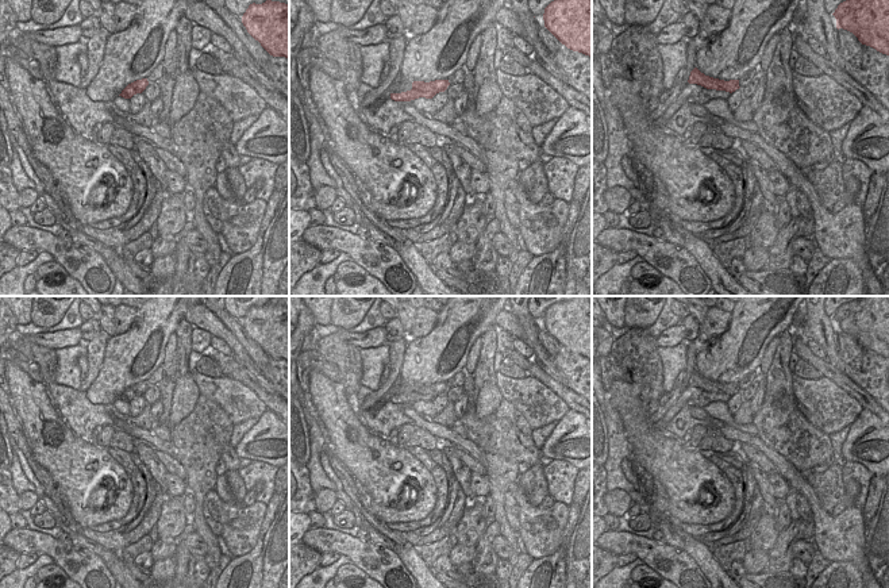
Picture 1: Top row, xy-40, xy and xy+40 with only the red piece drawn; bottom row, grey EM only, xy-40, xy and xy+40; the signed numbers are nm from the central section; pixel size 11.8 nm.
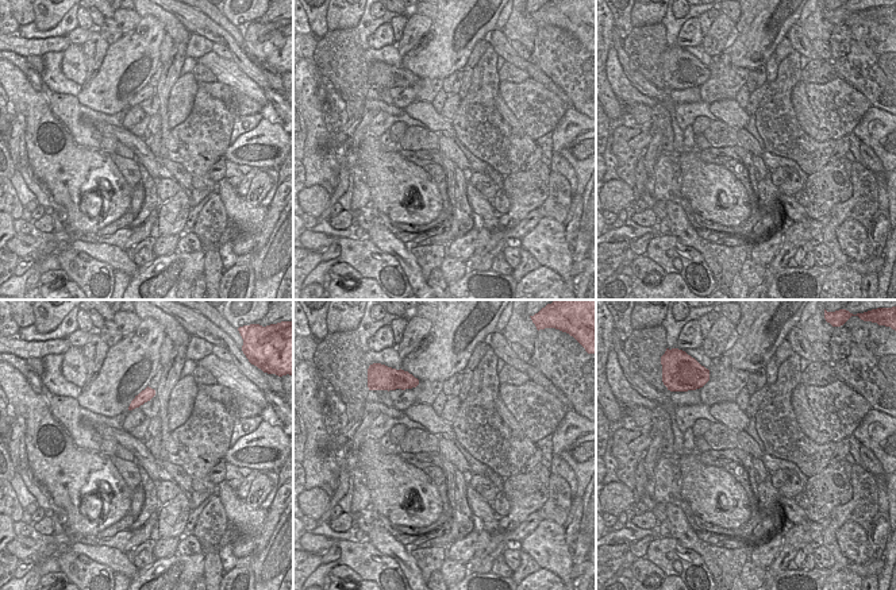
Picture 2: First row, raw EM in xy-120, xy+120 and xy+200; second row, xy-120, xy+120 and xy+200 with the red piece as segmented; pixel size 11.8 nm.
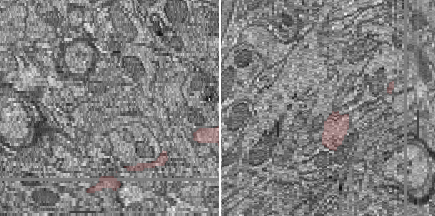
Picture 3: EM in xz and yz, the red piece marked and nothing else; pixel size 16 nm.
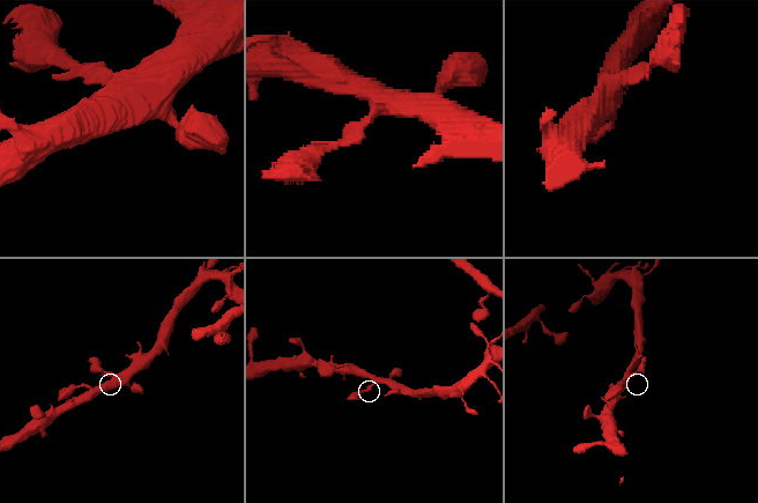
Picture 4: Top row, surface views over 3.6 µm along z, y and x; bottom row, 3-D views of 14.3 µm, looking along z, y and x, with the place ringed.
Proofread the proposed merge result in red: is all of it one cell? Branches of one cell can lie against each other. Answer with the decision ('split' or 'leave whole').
split

